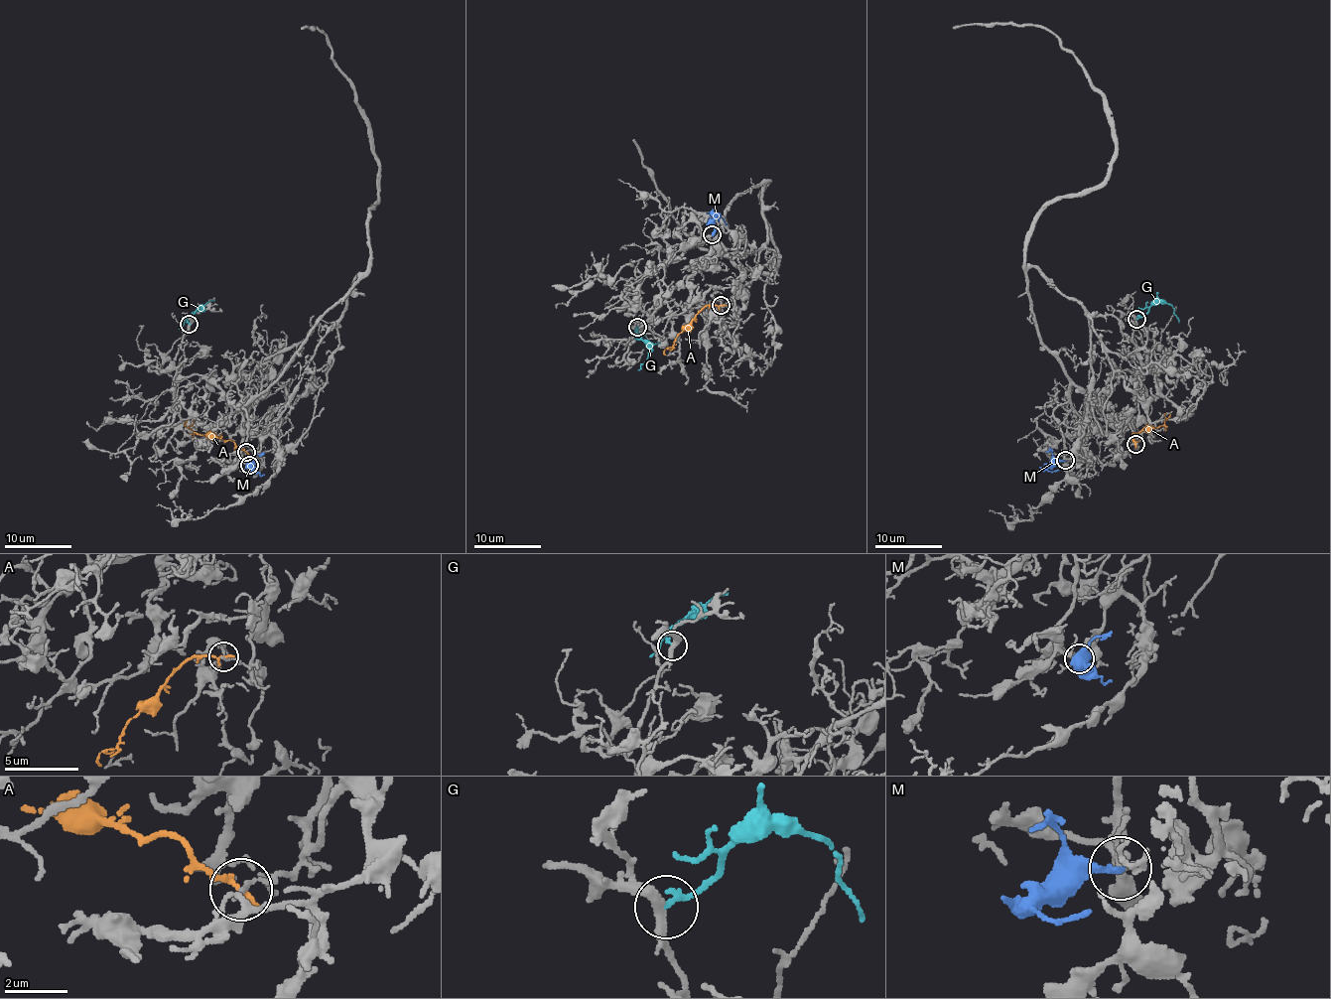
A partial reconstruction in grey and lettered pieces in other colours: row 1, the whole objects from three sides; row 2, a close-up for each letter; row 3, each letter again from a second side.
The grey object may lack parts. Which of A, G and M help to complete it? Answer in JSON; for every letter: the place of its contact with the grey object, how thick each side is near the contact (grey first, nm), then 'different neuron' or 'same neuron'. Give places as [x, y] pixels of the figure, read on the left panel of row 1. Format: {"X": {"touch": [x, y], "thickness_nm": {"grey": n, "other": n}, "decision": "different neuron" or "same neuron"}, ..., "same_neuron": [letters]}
{"A": {"touch": [246, 452], "thickness_nm": {"grey": 200, "other": 220}, "decision": "different neuron"}, "G": {"touch": [189, 324], "thickness_nm": {"grey": 360, "other": 190}, "decision": "different neuron"}, "M": {"touch": [249, 465], "thickness_nm": {"grey": 190, "other": 190}, "decision": "same neuron"}, "same_neuron": ["M"]}

